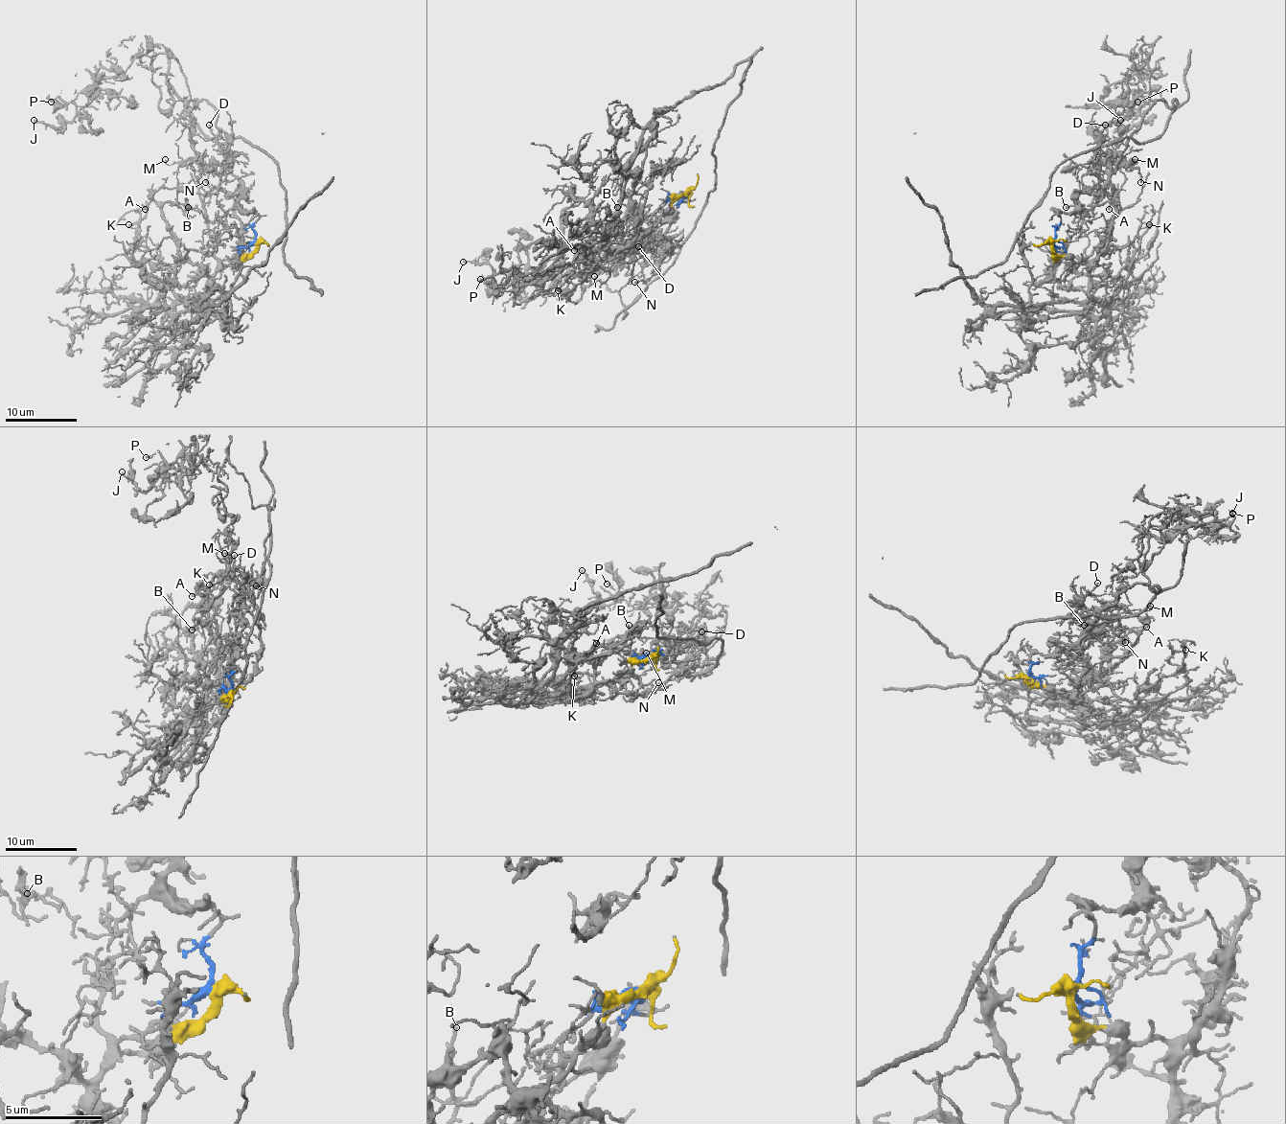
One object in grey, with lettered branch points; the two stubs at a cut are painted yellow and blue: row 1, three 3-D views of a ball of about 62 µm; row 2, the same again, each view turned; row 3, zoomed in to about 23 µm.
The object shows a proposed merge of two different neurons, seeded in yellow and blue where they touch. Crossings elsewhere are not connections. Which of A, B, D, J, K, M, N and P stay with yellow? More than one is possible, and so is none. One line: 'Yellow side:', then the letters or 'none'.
Yellow side: A, B, K

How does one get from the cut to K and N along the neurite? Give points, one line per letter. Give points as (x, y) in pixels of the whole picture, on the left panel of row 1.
K: (256, 242), (247, 255), (222, 261), (212, 275), (172, 286), (167, 267), (126, 255), (137, 238), (127, 225)
N: (256, 242), (253, 223), (258, 217), (241, 207), (241, 193), (217, 188), (220, 177), (214, 165), (204, 182)

